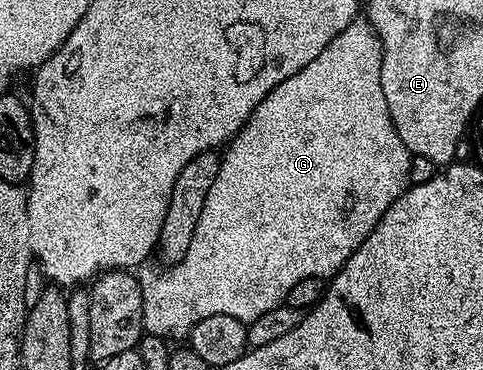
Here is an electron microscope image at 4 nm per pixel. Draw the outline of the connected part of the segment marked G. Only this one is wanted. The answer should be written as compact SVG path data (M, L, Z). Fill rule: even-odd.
M357 16L343 29L336 38L326 46L301 72L289 76L289 80L281 80L257 108L249 116L249 120L229 145L222 151L219 171L213 180L213 188L209 188L209 196L205 200L205 208L201 208L201 220L197 220L197 232L193 232L193 244L189 244L189 252L185 252L182 260L170 268L163 268L158 274L155 270L143 268L138 271L139 287L143 293L143 329L153 336L161 336L168 340L186 339L191 329L205 316L233 316L233 320L251 323L272 308L284 305L289 296L289 288L294 288L301 280L310 278L330 279L357 252L357 248L373 232L373 228L385 216L385 212L408 188L411 182L409 164L411 151L405 148L401 136L397 136L397 128L393 124L393 116L389 104L385 100L385 92L381 88L381 64L383 49L377 32L366 17Z

